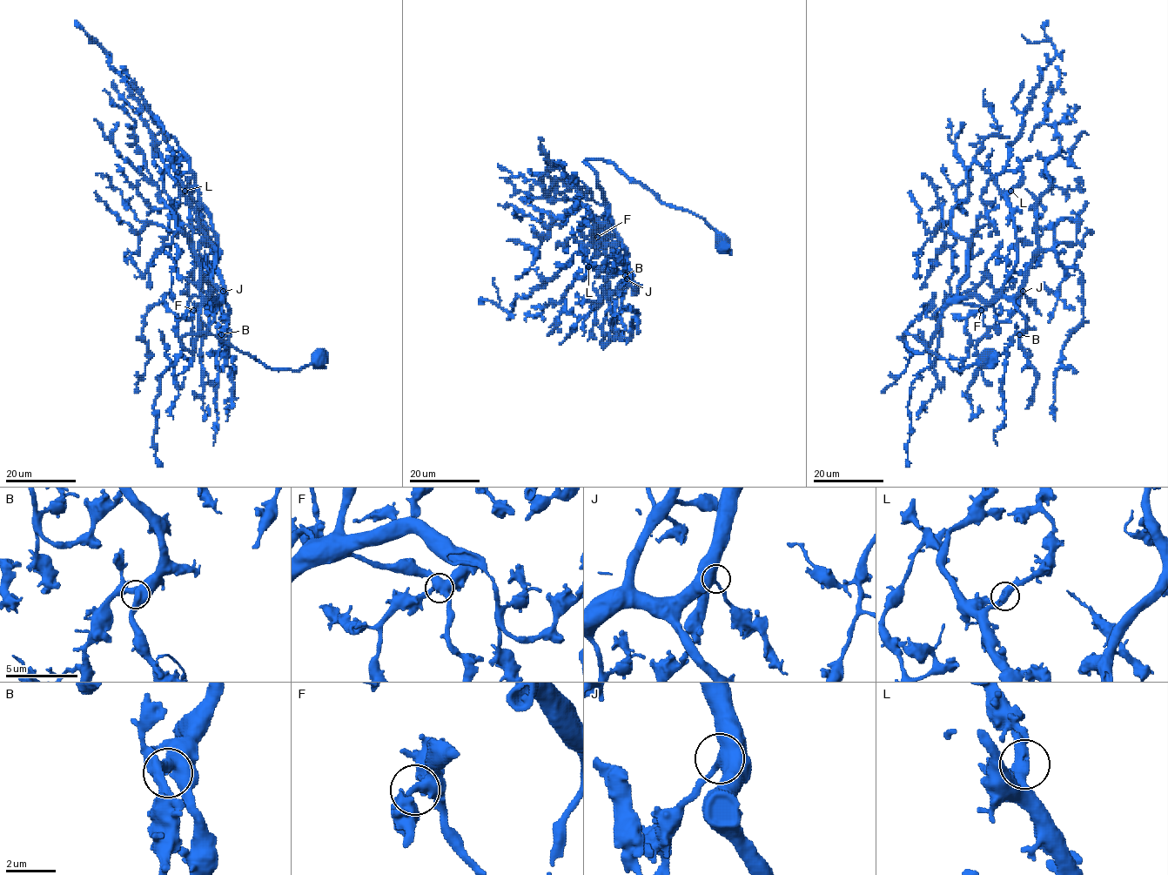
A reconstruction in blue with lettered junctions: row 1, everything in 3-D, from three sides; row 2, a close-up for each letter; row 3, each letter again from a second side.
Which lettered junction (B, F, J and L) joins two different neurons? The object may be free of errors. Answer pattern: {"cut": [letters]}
{"cut": []}

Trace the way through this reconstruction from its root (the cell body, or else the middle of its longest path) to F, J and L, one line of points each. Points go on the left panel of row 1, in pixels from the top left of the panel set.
F: (320, 360), (278, 370), (209, 333), (181, 338), (191, 352), (204, 302), (193, 310)
J: (320, 360), (278, 370), (209, 333), (184, 334), (183, 347), (192, 352), (198, 311), (223, 291)
L: (320, 360), (278, 370), (209, 333), (180, 345), (192, 352), (198, 311), (221, 296), (184, 190)

